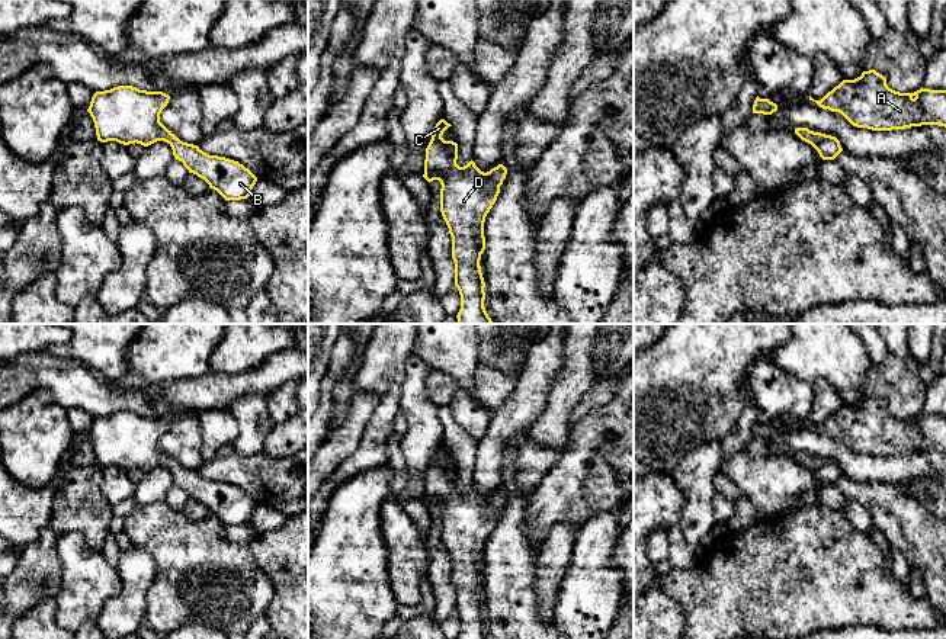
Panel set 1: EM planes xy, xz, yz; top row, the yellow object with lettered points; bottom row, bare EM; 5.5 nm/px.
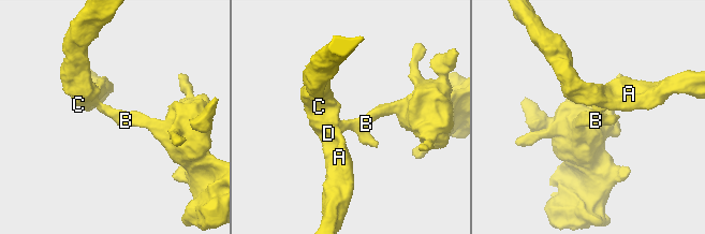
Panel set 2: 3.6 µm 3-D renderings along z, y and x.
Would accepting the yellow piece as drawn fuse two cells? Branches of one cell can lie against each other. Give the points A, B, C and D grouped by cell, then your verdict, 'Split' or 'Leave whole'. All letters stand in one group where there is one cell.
Groups: A B C D. Leave whole

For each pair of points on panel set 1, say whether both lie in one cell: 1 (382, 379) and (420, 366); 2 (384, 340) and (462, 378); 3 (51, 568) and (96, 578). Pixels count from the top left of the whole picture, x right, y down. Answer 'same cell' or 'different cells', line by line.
1: different cells
2: different cells
3: different cells

